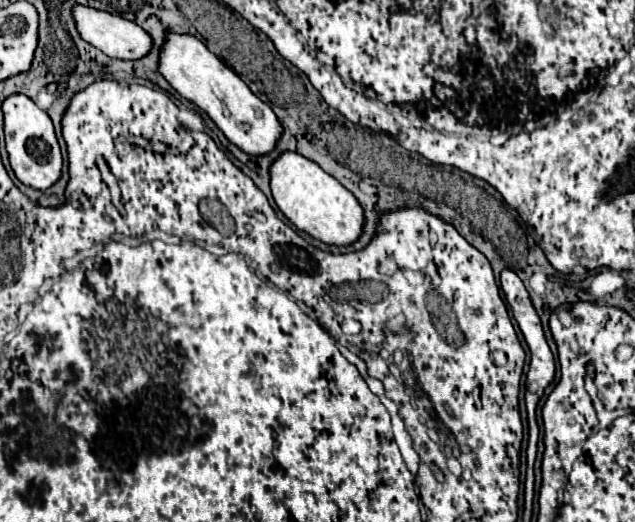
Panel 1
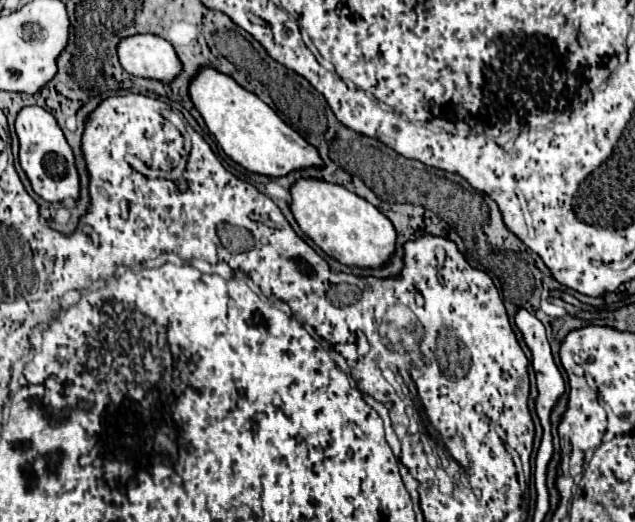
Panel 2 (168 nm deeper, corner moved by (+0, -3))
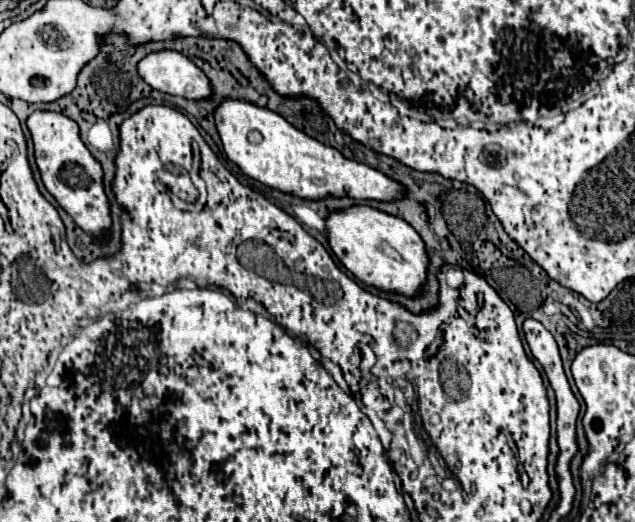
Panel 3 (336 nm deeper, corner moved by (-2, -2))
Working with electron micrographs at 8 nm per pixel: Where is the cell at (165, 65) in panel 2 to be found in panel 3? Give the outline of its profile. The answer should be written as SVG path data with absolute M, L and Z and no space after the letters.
M160 49L146 55L140 59L138 73L152 89L168 95L186 99L204 99L210 95L208 77L174 49Z

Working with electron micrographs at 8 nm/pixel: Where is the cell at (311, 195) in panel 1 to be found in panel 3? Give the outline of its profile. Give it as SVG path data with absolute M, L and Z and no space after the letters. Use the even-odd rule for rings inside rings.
M352 205L348 209L330 211L324 219L324 225L324 235L334 255L350 273L354 273L366 285L374 285L384 291L396 291L402 295L414 295L426 281L428 255L424 249L424 241L404 219L368 205ZM380 241L386 241L398 255L390 257L378 251L376 247Z

